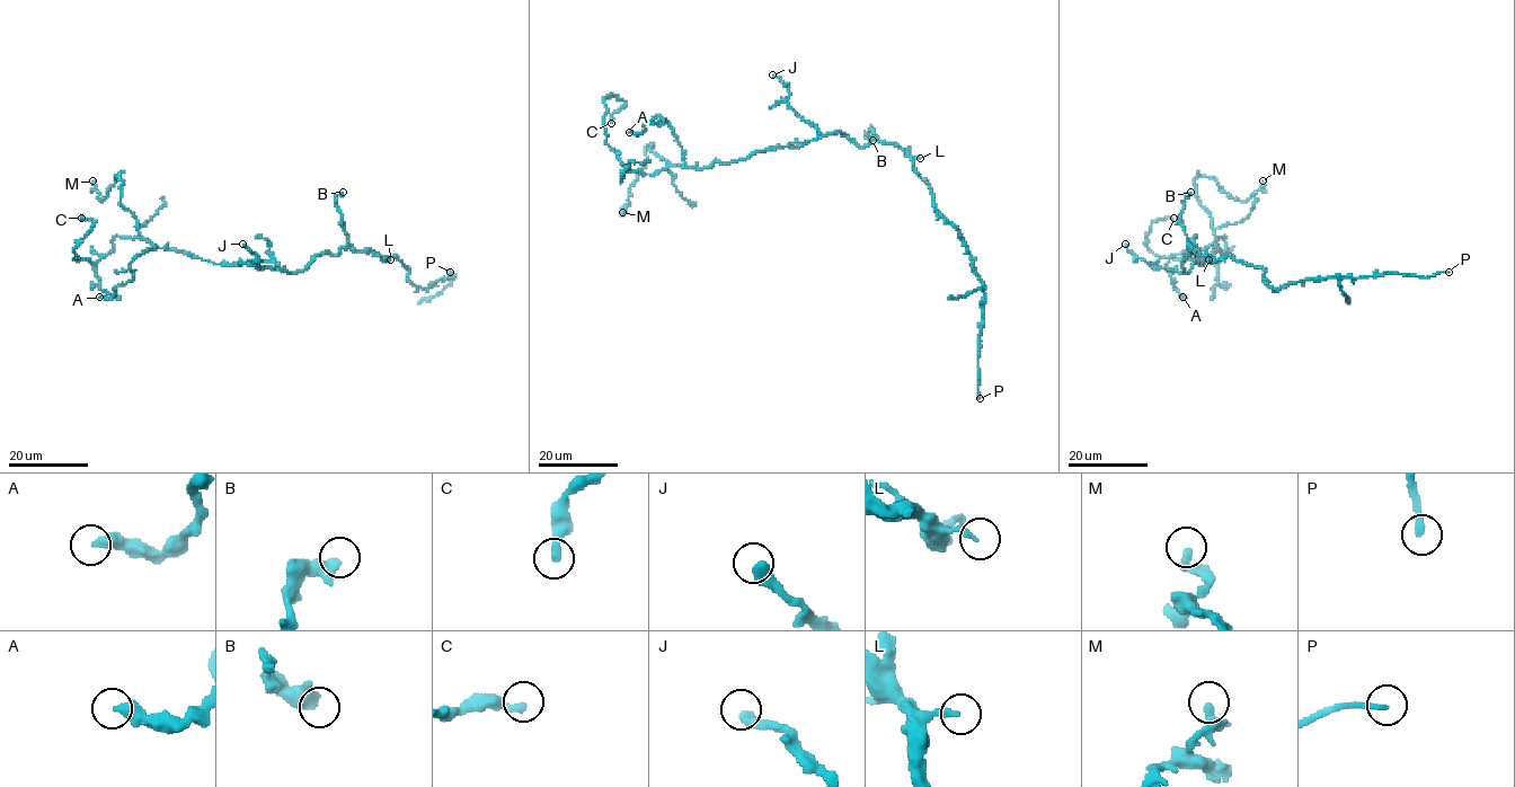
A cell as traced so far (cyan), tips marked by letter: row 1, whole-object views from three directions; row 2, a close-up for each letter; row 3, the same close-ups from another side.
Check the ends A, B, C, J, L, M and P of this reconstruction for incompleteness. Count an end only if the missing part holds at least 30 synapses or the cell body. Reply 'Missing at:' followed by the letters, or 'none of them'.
Missing at: P

